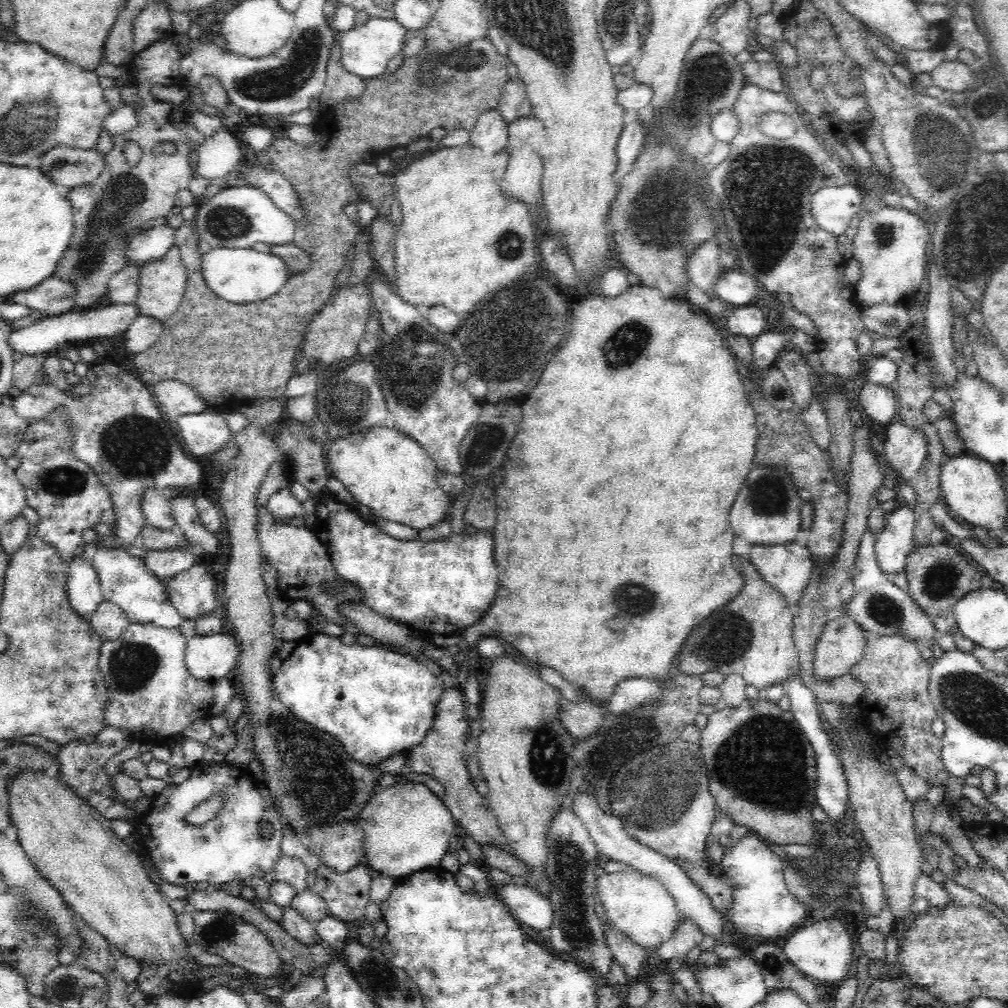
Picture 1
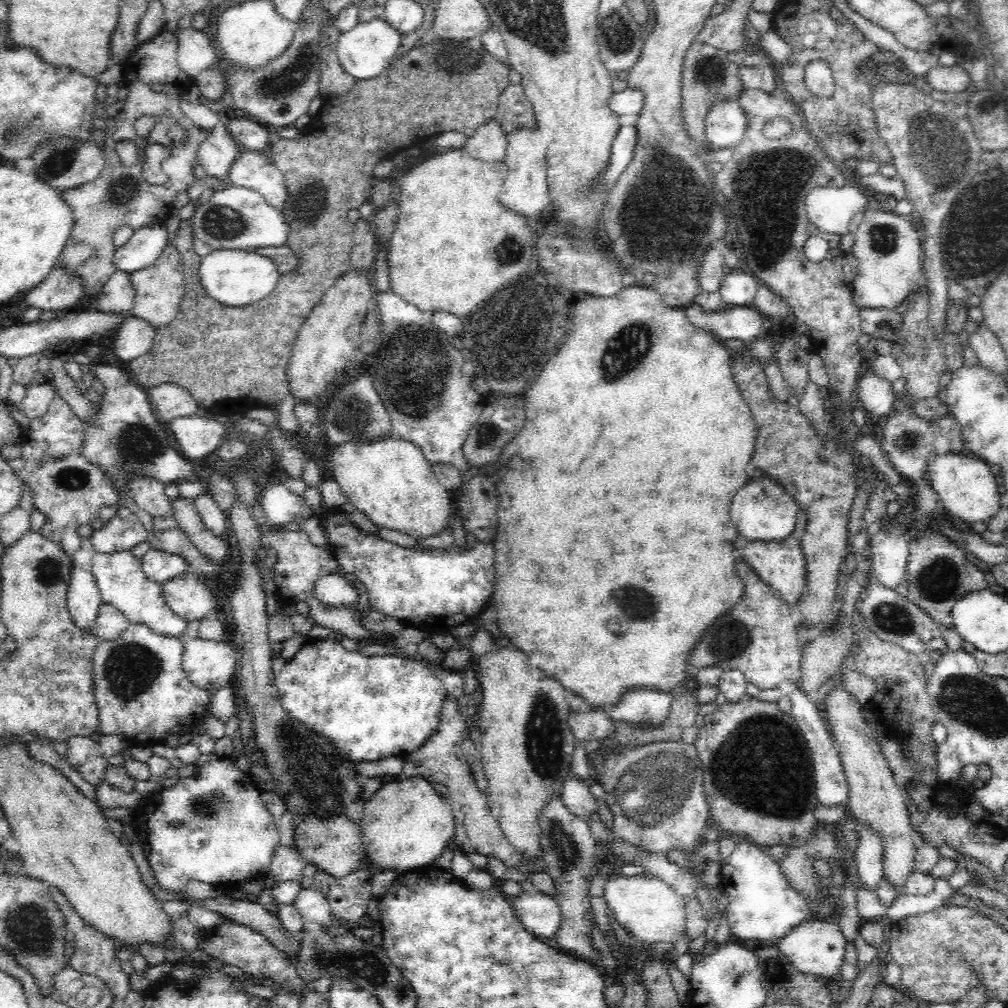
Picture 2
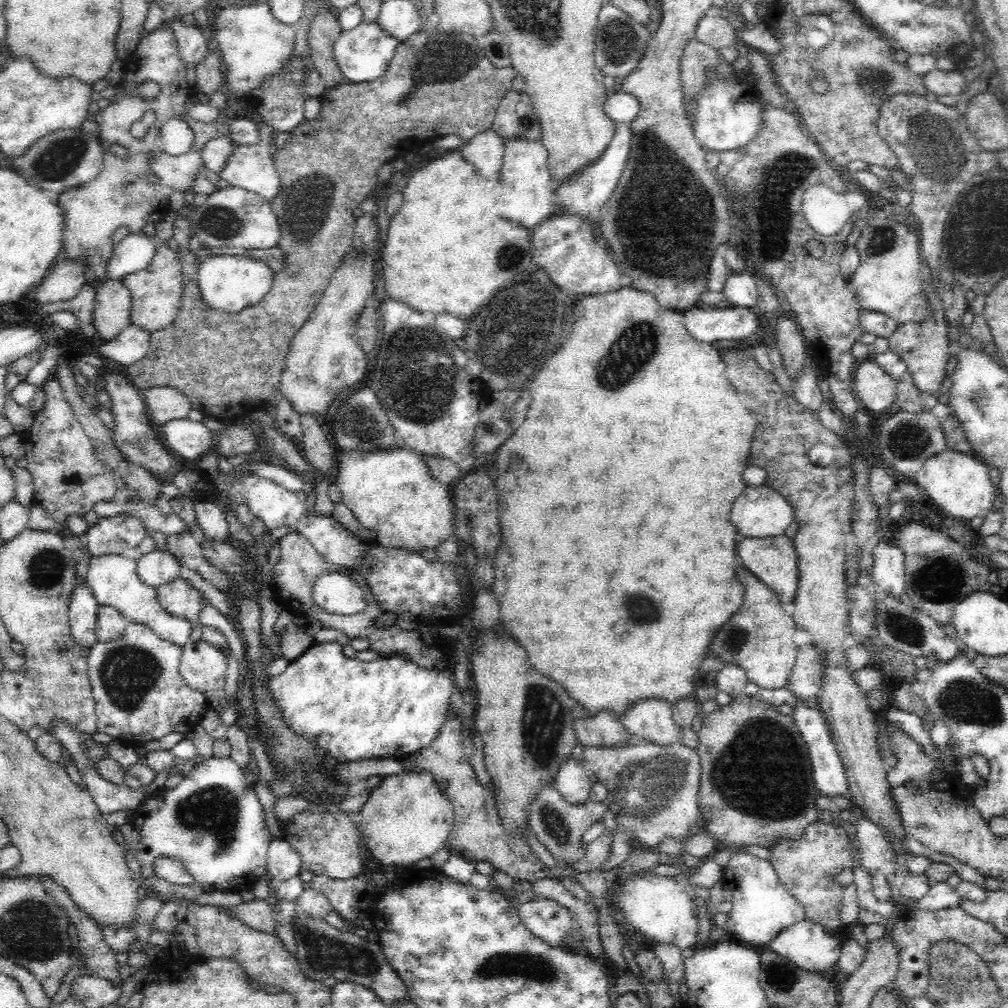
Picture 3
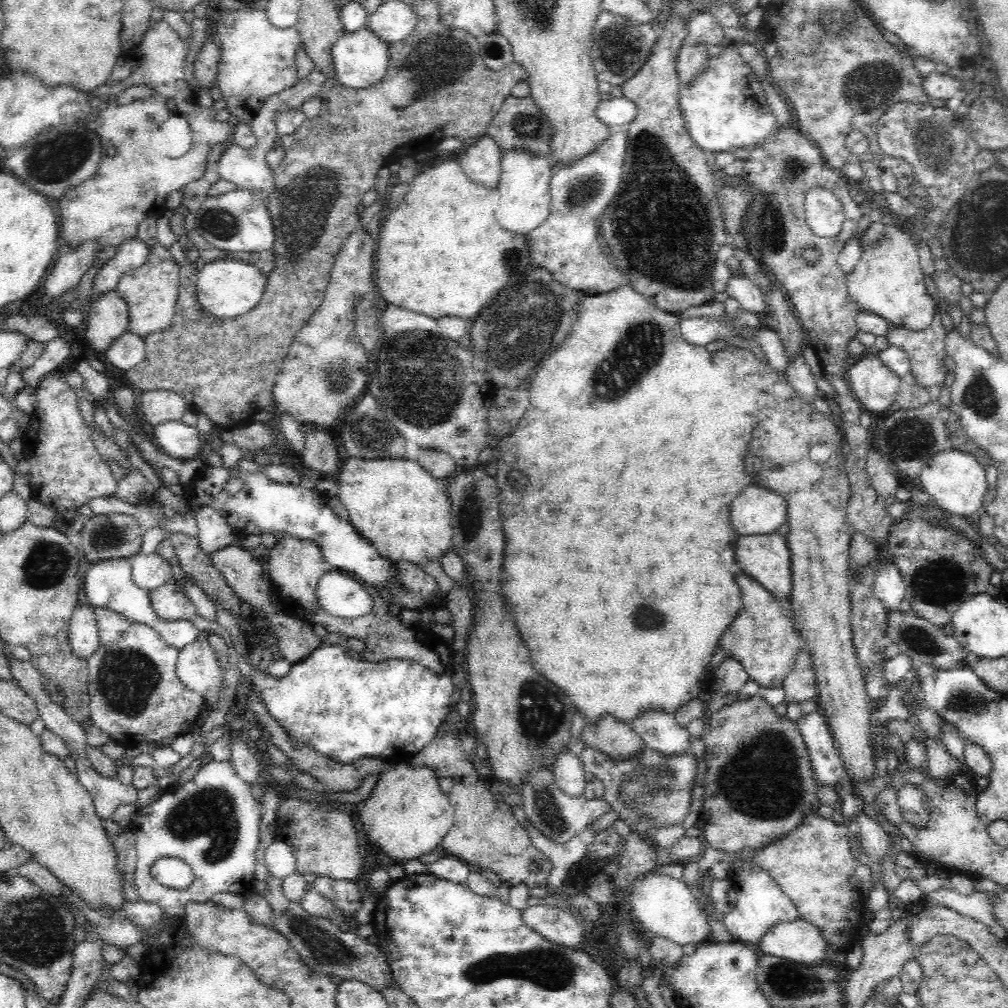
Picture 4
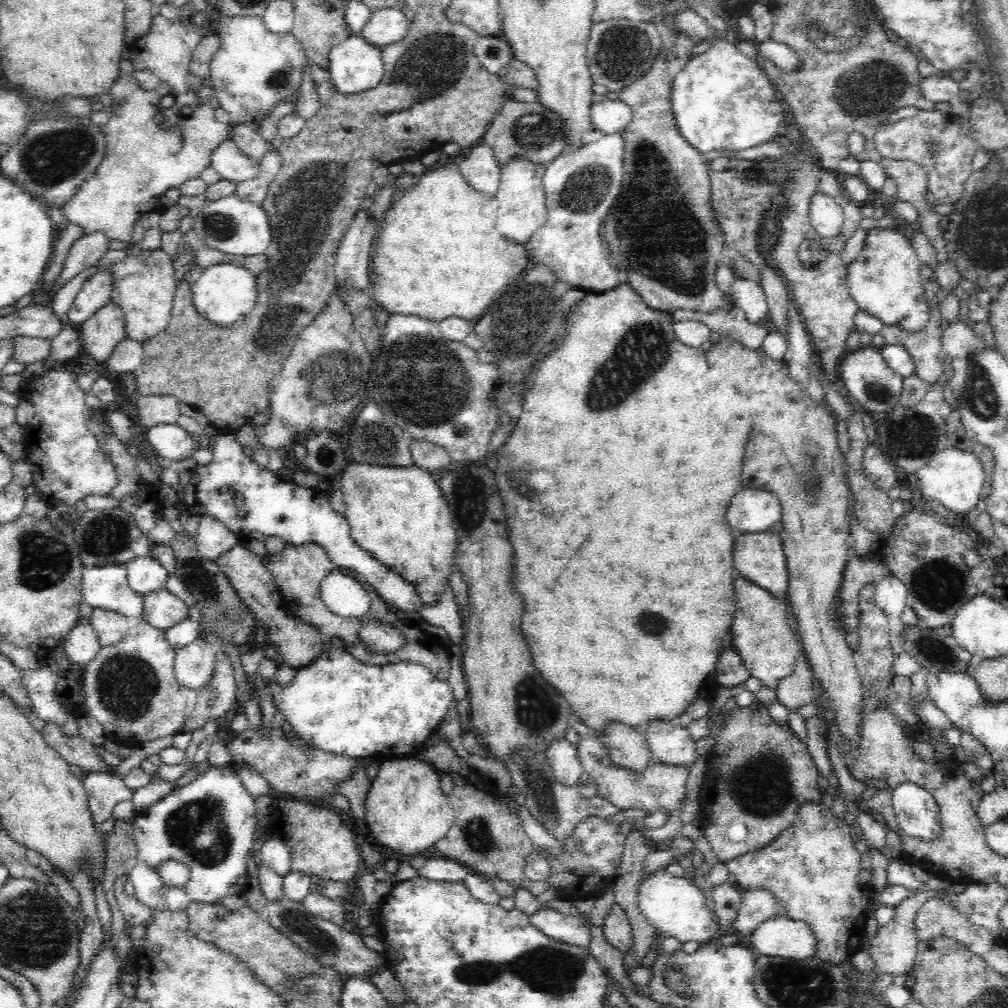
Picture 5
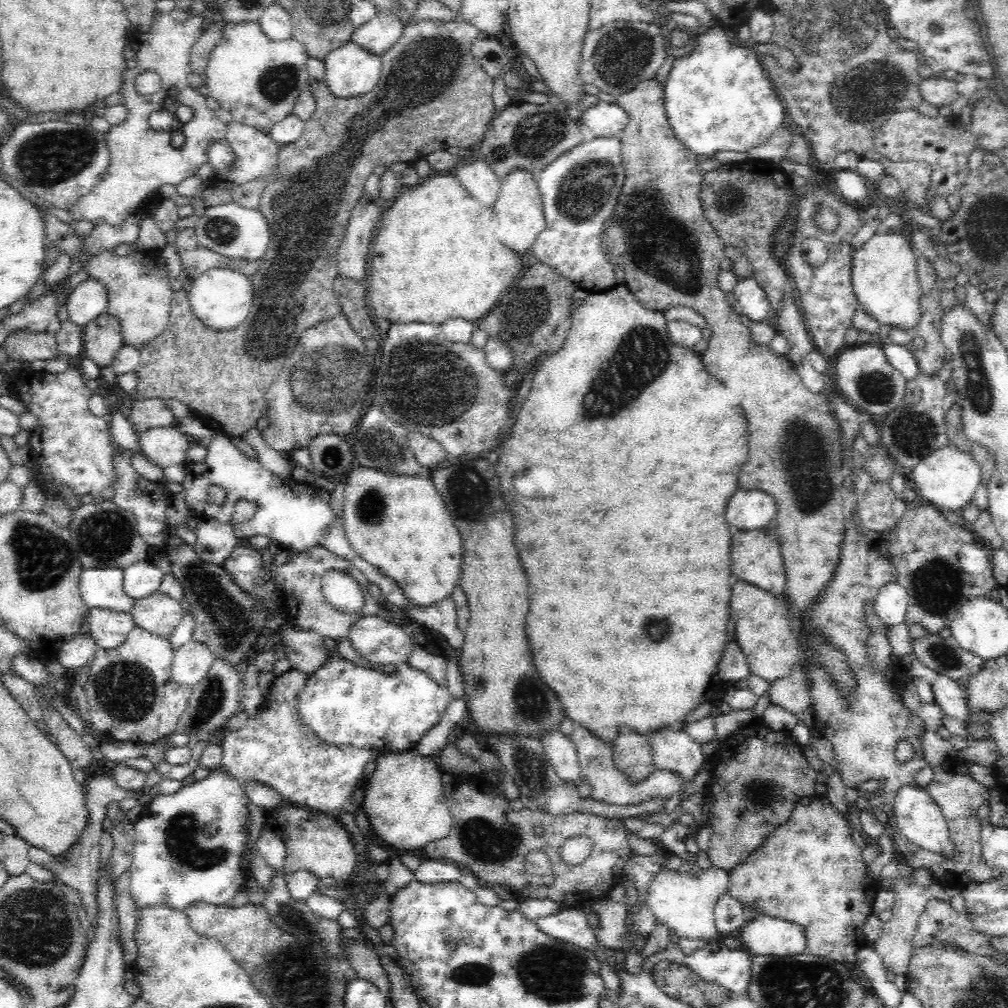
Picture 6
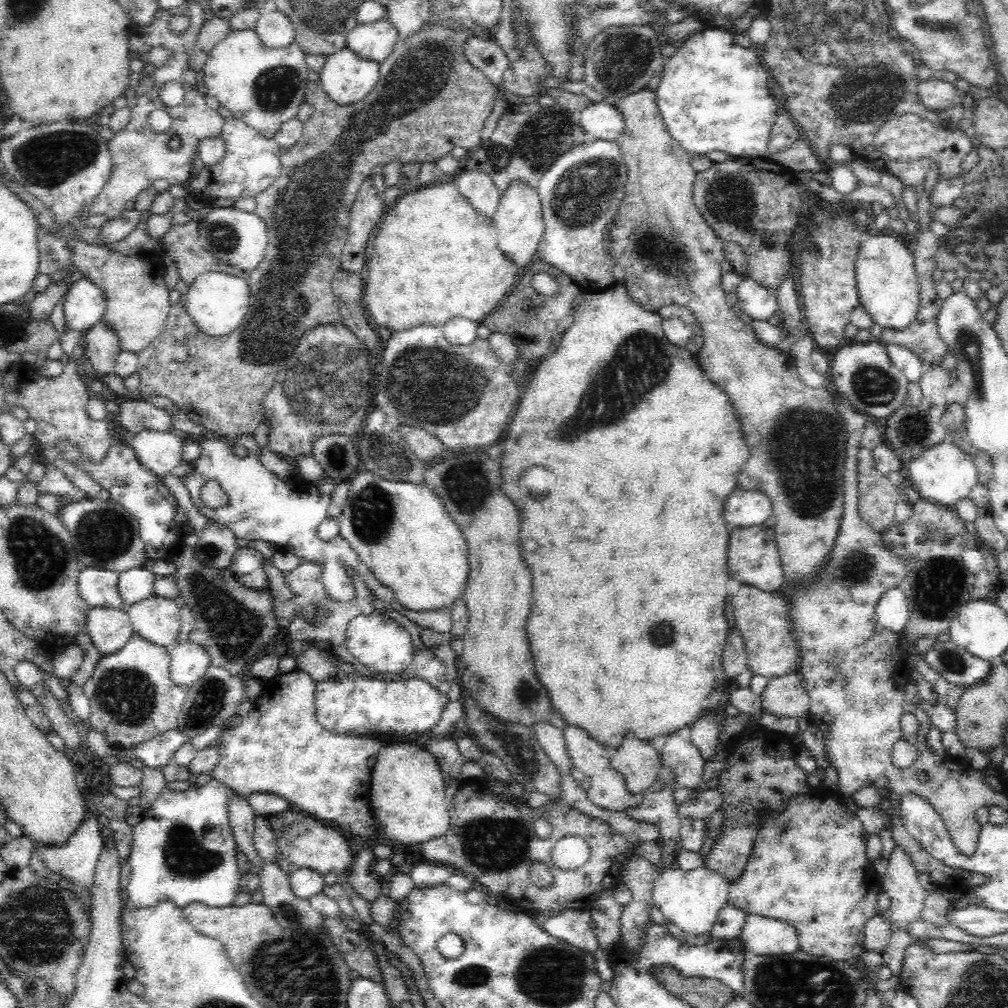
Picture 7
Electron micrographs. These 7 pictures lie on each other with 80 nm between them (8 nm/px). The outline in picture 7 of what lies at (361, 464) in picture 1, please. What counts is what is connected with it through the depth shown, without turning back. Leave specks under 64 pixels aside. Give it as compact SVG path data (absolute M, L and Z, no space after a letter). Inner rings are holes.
M361 468L350 480L341 515L336 518L339 535L349 542L359 559L382 584L393 588L399 607L424 612L438 610L462 597L468 580L468 551L461 529L452 520L445 504L428 484L386 480Z

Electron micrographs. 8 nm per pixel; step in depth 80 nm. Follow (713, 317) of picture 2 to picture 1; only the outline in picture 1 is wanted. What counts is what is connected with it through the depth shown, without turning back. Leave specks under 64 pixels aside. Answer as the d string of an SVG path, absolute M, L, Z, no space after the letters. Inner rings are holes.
M757 303L744 305L734 310L733 314L726 316L723 321L716 321L718 325L725 325L728 332L741 334L751 340L764 333L769 313Z

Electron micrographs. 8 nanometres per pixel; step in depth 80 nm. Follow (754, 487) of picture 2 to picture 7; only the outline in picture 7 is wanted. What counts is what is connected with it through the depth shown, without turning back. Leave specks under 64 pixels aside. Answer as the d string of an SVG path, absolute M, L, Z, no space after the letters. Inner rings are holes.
M738 488L728 496L724 506L724 520L730 533L739 528L764 525L772 515L772 501L759 491L744 491Z

